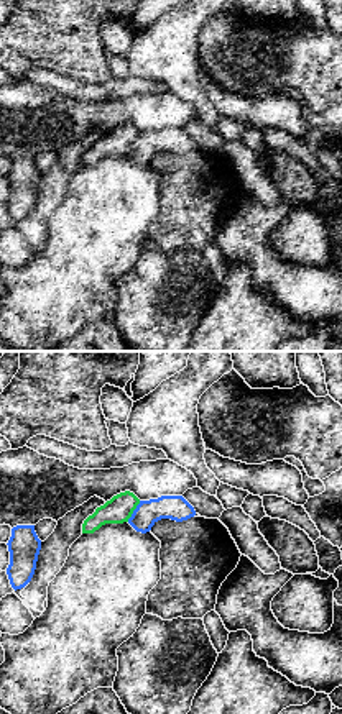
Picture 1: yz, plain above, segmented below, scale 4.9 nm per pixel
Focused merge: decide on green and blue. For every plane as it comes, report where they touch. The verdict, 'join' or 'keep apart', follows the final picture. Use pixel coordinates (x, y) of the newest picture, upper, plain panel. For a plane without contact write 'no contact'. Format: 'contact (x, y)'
contact (134, 141)

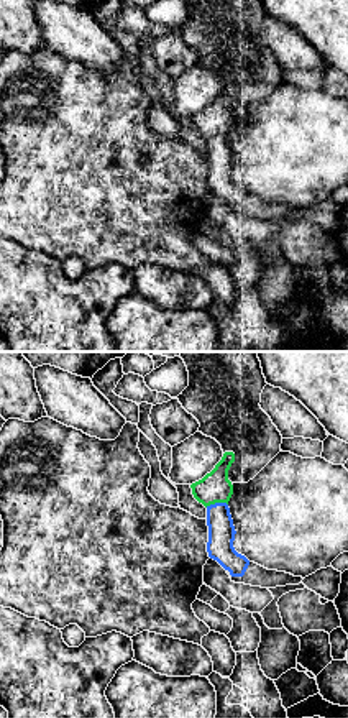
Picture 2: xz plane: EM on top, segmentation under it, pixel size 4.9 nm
contact (215, 133)

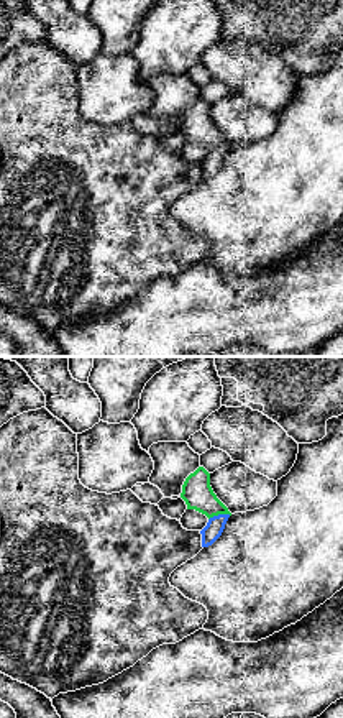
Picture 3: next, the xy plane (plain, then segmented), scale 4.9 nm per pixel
contact (219, 145)

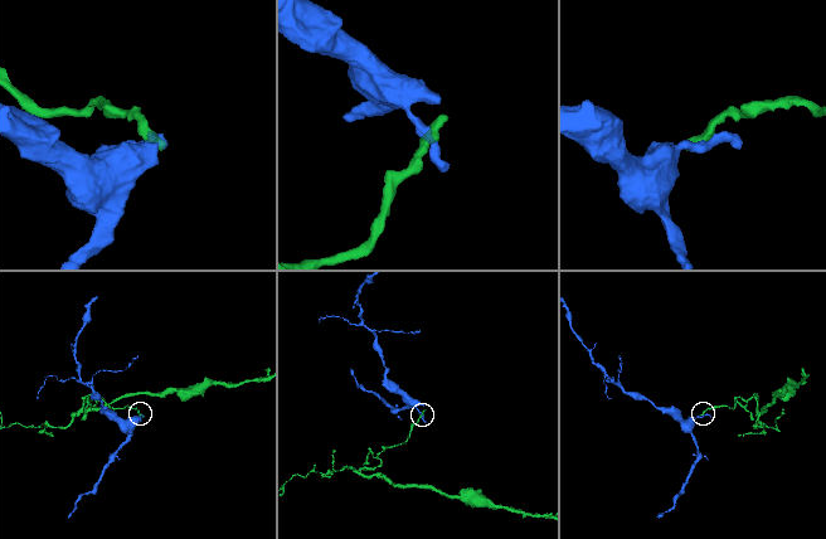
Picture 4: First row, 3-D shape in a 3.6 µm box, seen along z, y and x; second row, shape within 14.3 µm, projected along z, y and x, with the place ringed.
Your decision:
keep apart

